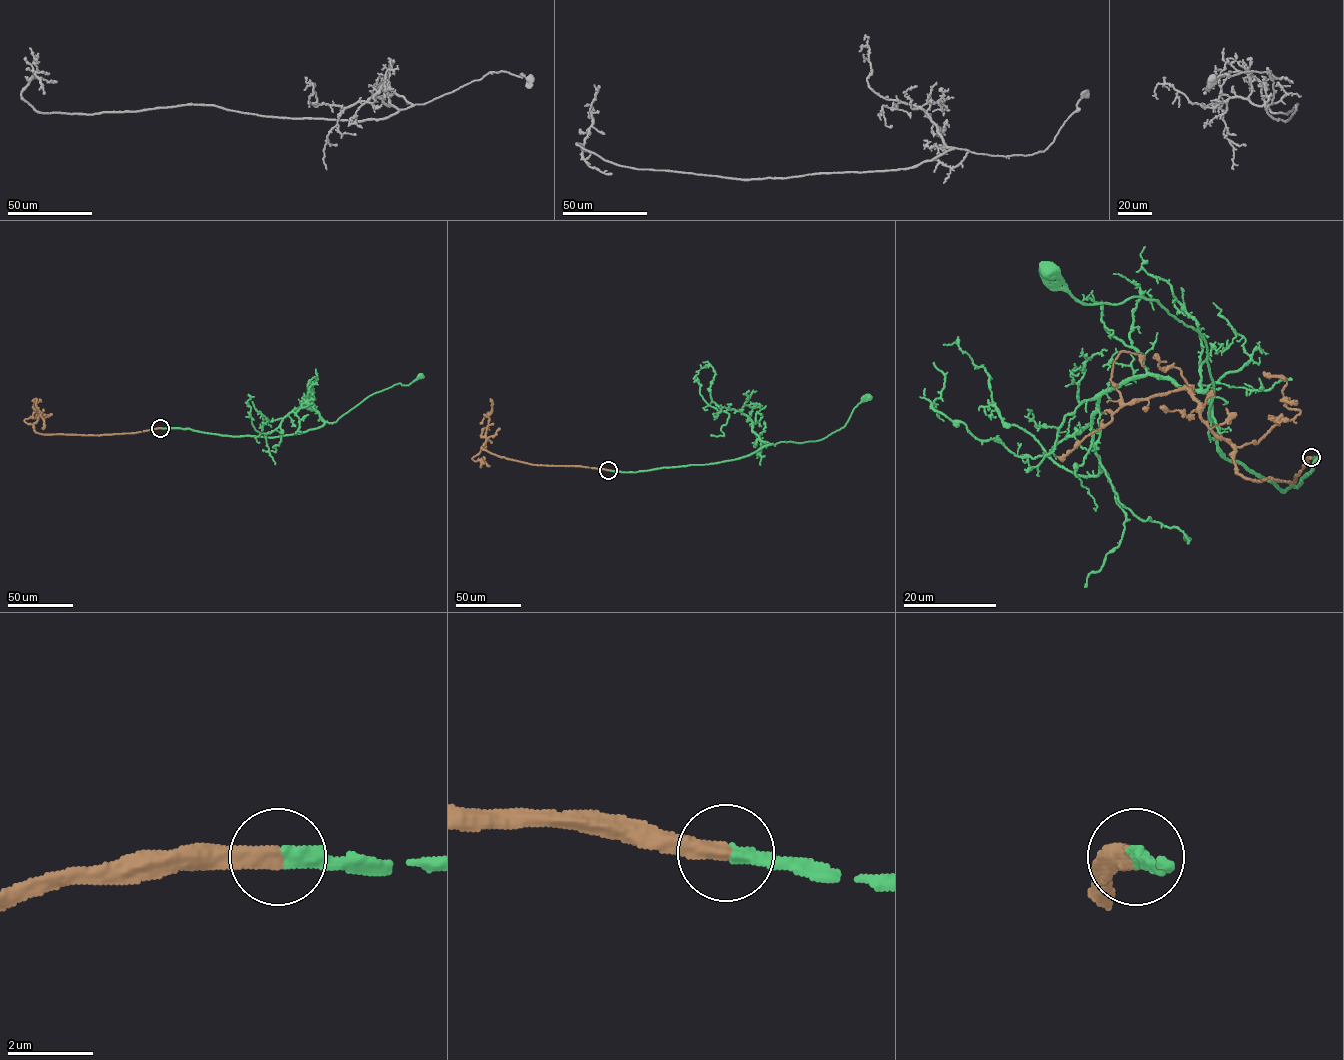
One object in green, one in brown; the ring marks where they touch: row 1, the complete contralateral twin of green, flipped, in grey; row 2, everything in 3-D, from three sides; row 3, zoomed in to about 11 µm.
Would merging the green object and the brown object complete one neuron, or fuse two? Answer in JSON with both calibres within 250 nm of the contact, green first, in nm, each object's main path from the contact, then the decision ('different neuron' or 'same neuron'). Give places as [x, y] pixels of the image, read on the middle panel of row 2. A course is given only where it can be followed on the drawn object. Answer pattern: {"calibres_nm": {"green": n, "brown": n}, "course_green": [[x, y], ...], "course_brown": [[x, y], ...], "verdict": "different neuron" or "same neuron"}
{"calibres_nm": {"green": 360, "brown": 420}, "course_green": [[609, 470], [637, 472], [716, 463], [740, 459], [780, 442], [817, 441], [843, 427], [853, 409], [868, 397]], "course_brown": [[608, 470], [533, 465], [499, 457], [482, 448], [487, 439], [489, 418], [484, 414], [482, 423]], "verdict": "same neuron"}

